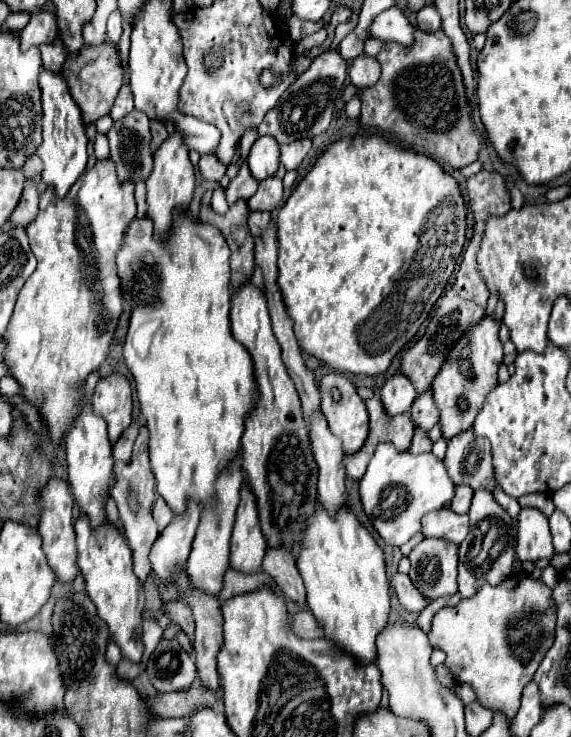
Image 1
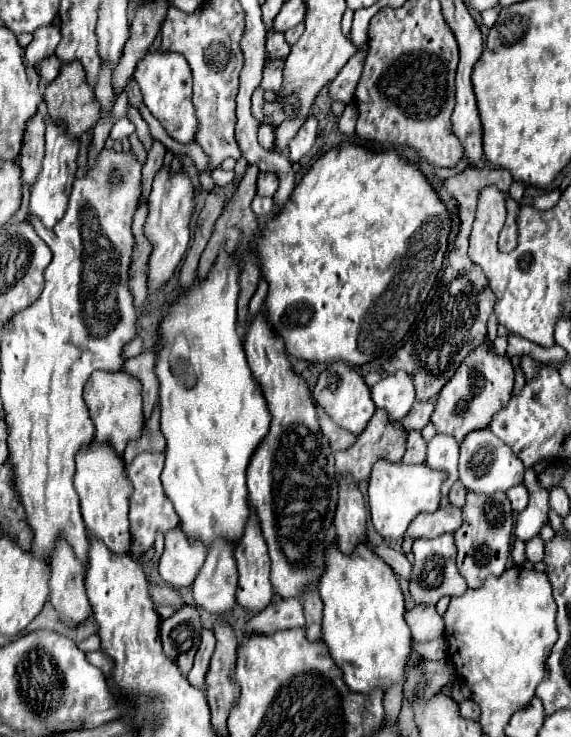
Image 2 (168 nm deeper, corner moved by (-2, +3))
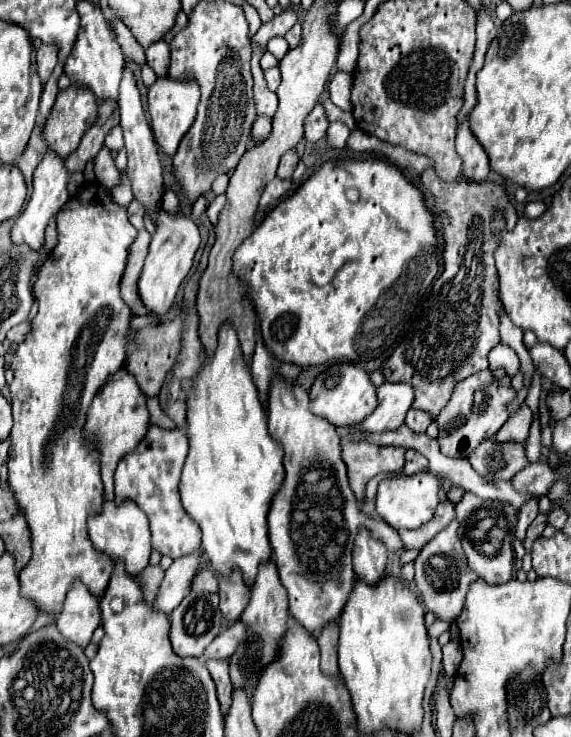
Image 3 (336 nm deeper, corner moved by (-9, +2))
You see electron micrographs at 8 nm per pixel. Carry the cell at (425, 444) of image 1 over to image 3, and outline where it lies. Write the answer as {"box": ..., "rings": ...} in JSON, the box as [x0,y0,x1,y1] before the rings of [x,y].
{"box":[403,449,427,473],"rings":[[[407,449],[405,453],[405,467],[403,467],[403,473],[417,473],[421,469],[427,469],[427,461],[421,453],[413,451],[413,449]]]}

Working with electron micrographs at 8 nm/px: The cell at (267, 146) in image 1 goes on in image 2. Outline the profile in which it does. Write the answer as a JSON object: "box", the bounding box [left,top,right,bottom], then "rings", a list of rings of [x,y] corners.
{"box":[258,124,274,150],"rings":[[[260,124],[260,130],[258,130],[258,142],[262,144],[262,148],[270,150],[274,148],[274,128],[270,124]]]}

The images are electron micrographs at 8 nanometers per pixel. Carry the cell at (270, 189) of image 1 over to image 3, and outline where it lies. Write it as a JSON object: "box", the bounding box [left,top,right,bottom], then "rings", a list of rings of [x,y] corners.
{"box":[277,149,299,179],"rings":[[[295,149],[289,151],[289,153],[285,153],[285,155],[281,157],[281,161],[279,161],[277,177],[279,177],[279,179],[291,179],[291,177],[293,177],[293,171],[295,171],[295,167],[297,167],[297,161],[299,161],[299,157],[297,157],[297,151],[295,151]]]}

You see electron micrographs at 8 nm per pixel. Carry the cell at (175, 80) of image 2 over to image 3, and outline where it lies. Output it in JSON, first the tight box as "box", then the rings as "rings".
{"box":[149,77,199,155],"rings":[[[157,77],[157,81],[149,87],[149,115],[151,115],[151,129],[157,145],[167,153],[173,155],[185,137],[185,133],[191,129],[195,117],[197,117],[197,105],[199,105],[199,85],[197,81],[183,77],[183,79],[171,79],[171,77]]]}

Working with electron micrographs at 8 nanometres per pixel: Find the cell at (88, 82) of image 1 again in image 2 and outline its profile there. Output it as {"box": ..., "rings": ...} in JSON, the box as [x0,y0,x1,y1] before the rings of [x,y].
{"box":[44,62,100,140],"rings":[[[70,62],[62,66],[58,78],[48,84],[44,92],[44,102],[48,106],[48,114],[52,116],[52,120],[58,120],[58,124],[64,124],[66,134],[74,140],[80,140],[82,134],[92,130],[100,118],[100,104],[94,96],[94,88],[86,82],[84,68],[80,62]]]}

